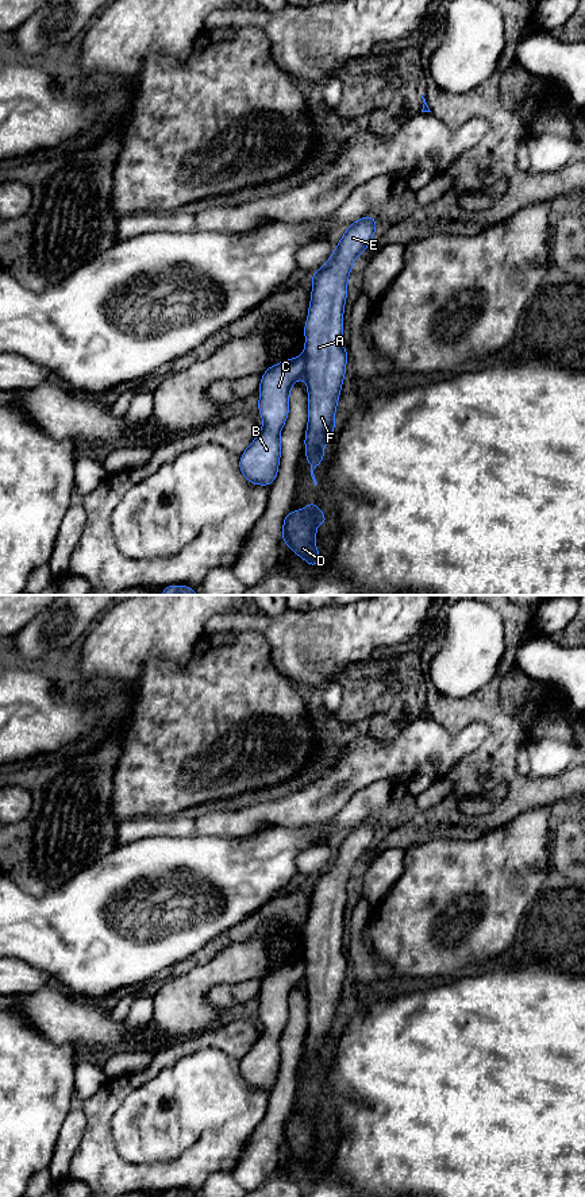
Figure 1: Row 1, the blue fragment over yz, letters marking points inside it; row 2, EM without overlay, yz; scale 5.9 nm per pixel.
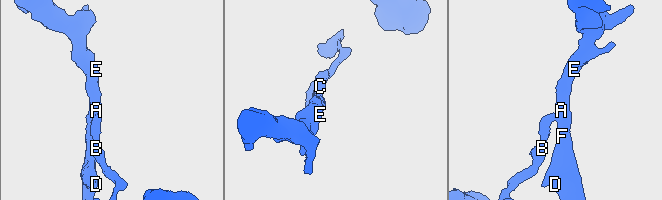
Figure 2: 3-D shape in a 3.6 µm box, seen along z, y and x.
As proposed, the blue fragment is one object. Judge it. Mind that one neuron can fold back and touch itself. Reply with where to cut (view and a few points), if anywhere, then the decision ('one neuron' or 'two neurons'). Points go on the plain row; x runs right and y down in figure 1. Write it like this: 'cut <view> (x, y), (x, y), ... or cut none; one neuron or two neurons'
cut yz (303, 961), (304, 980); two neurons

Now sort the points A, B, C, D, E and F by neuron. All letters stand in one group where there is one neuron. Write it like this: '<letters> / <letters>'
A D E F / B C

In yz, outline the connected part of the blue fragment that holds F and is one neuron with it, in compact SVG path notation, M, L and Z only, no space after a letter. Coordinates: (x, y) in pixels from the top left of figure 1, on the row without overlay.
M366 820L354 826L342 841L328 866L312 877L312 901L309 907L308 923L304 930L305 953L304 981L308 992L308 1031L305 1038L305 1063L311 1067L311 1081L317 1089L313 1074L327 1061L322 1053L328 1049L335 1034L334 1020L346 978L346 965L349 958L343 953L343 912L347 900L347 883L355 862L372 847L372 842L378 829L374 820Z

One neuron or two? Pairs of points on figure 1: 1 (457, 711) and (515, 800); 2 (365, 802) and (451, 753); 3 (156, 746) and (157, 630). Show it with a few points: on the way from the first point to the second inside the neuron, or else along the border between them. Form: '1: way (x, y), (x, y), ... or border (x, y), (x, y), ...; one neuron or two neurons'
1: way (485, 714), (501, 730), (501, 765), (508, 772); one neuron
2: border (403, 779), (384, 776), (365, 788); two neurons
3: border (188, 660), (179, 667), (150, 659), (139, 684); two neurons

